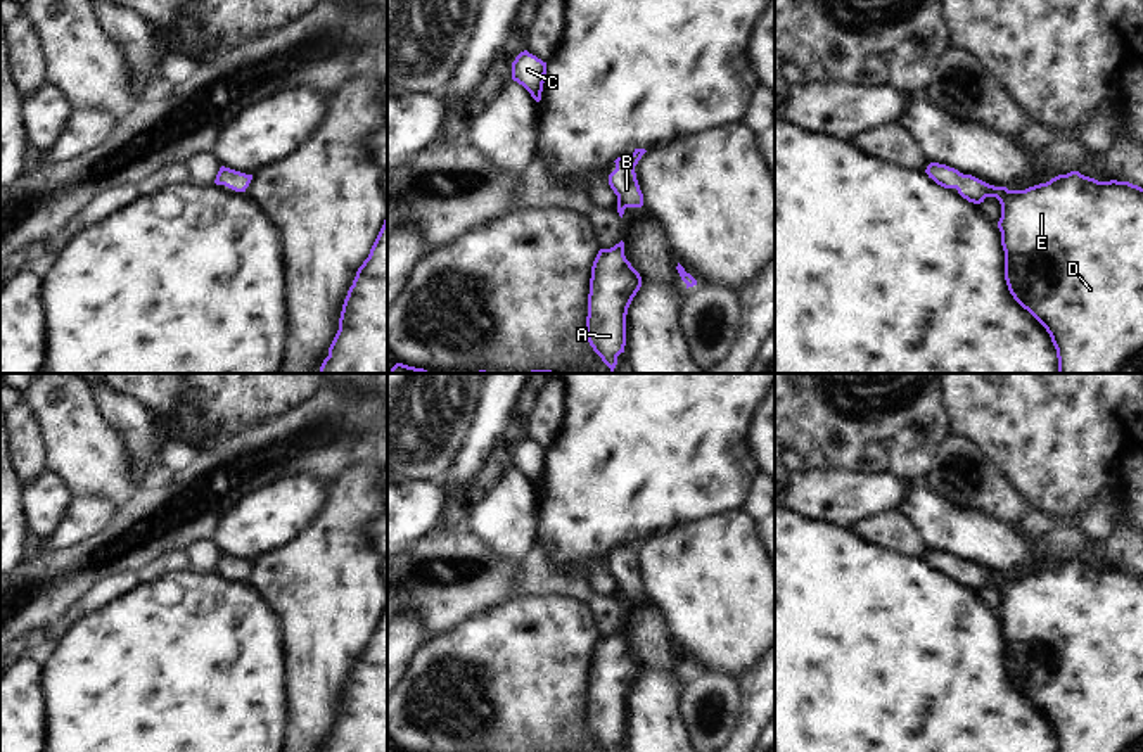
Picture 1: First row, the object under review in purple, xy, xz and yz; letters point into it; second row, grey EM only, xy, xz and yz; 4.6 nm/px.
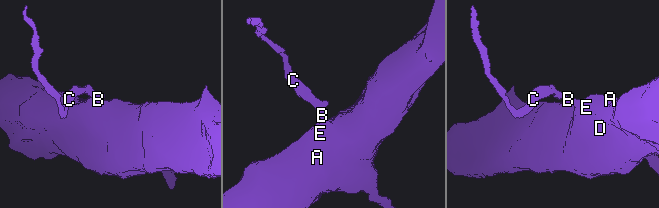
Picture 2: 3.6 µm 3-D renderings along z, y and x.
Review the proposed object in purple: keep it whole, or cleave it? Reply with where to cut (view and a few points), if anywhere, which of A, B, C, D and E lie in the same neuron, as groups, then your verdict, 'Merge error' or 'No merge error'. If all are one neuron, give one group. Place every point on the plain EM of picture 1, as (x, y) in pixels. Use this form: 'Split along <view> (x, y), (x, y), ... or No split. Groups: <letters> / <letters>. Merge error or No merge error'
No split. Groups: A B C D E. No merge error.

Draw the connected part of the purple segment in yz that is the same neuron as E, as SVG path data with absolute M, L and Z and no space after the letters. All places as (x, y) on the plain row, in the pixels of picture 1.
M930 550L925 560L968 589L999 588L1008 678L1046 716L1058 752L1143 752L1141 574L1070 558L1025 577L1008 577L939 550Z

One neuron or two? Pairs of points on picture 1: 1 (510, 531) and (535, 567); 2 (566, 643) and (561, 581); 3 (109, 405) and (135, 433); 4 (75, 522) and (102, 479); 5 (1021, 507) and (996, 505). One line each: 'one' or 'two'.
1: two
2: two
3: one
4: two
5: one

